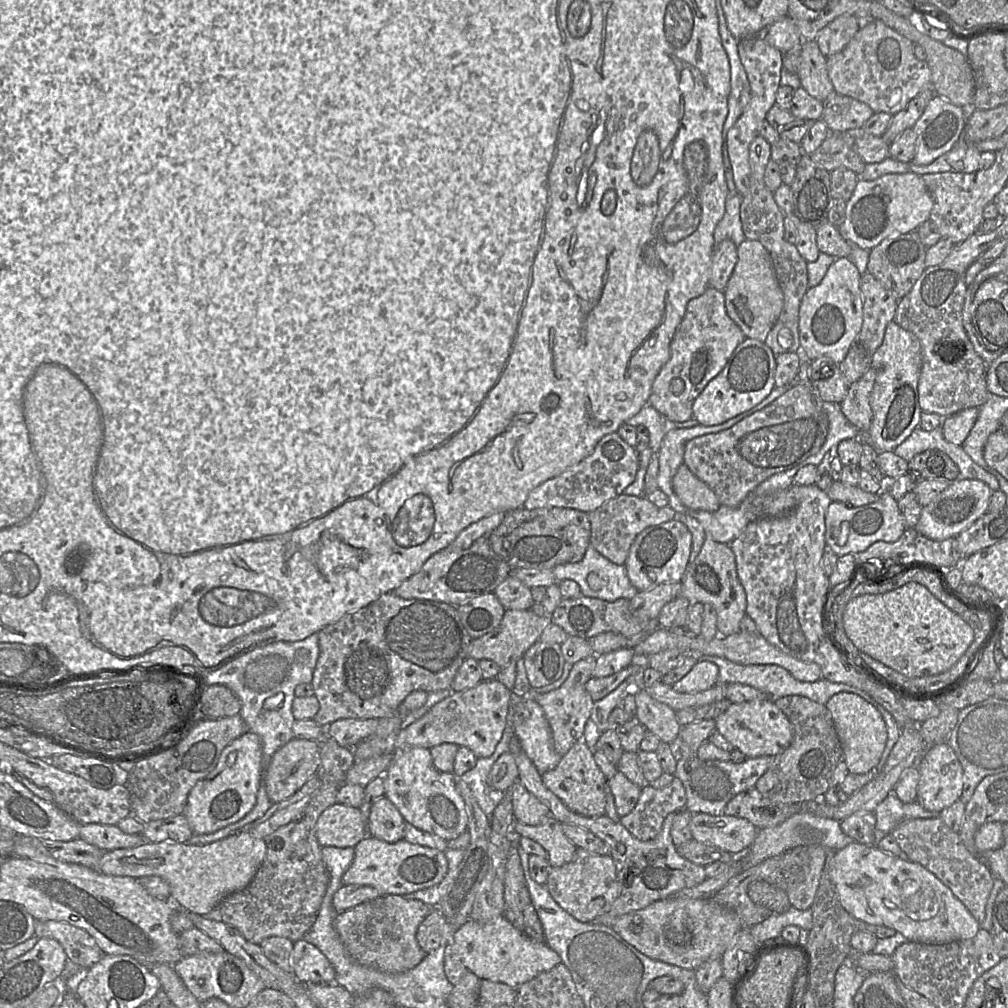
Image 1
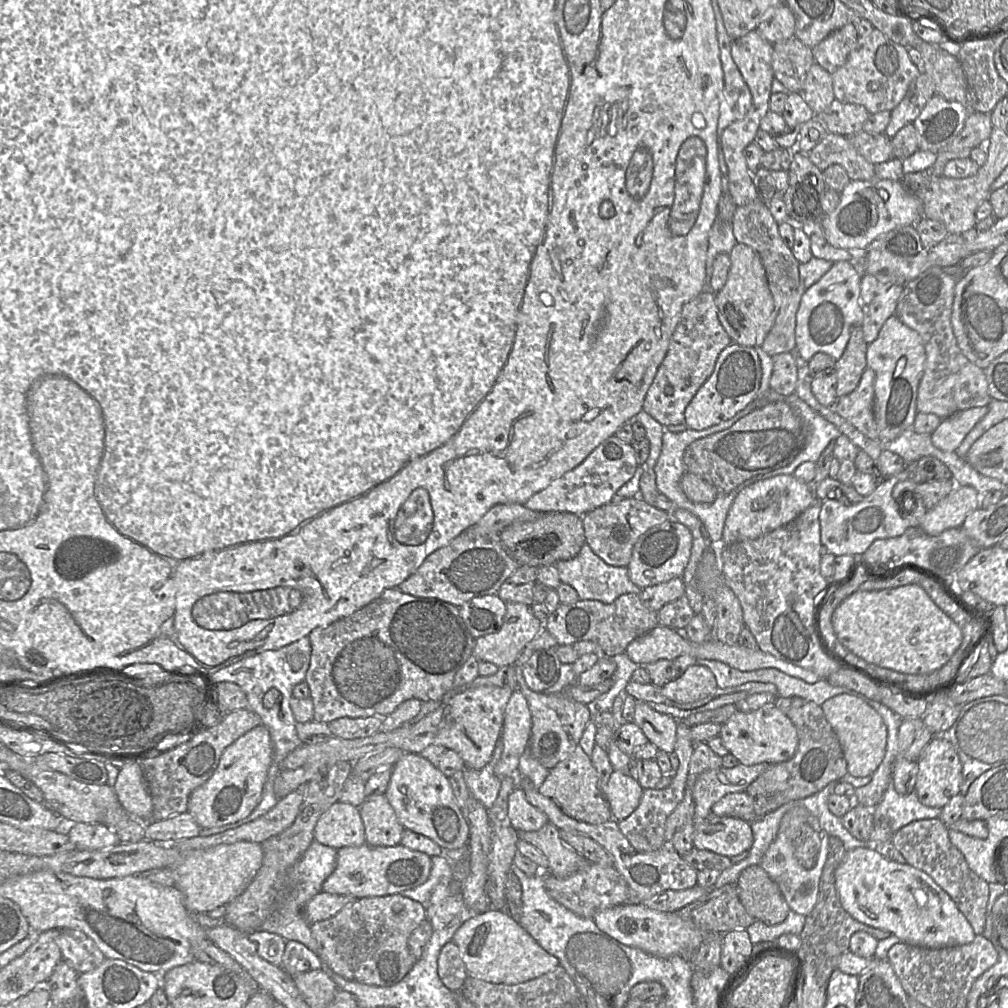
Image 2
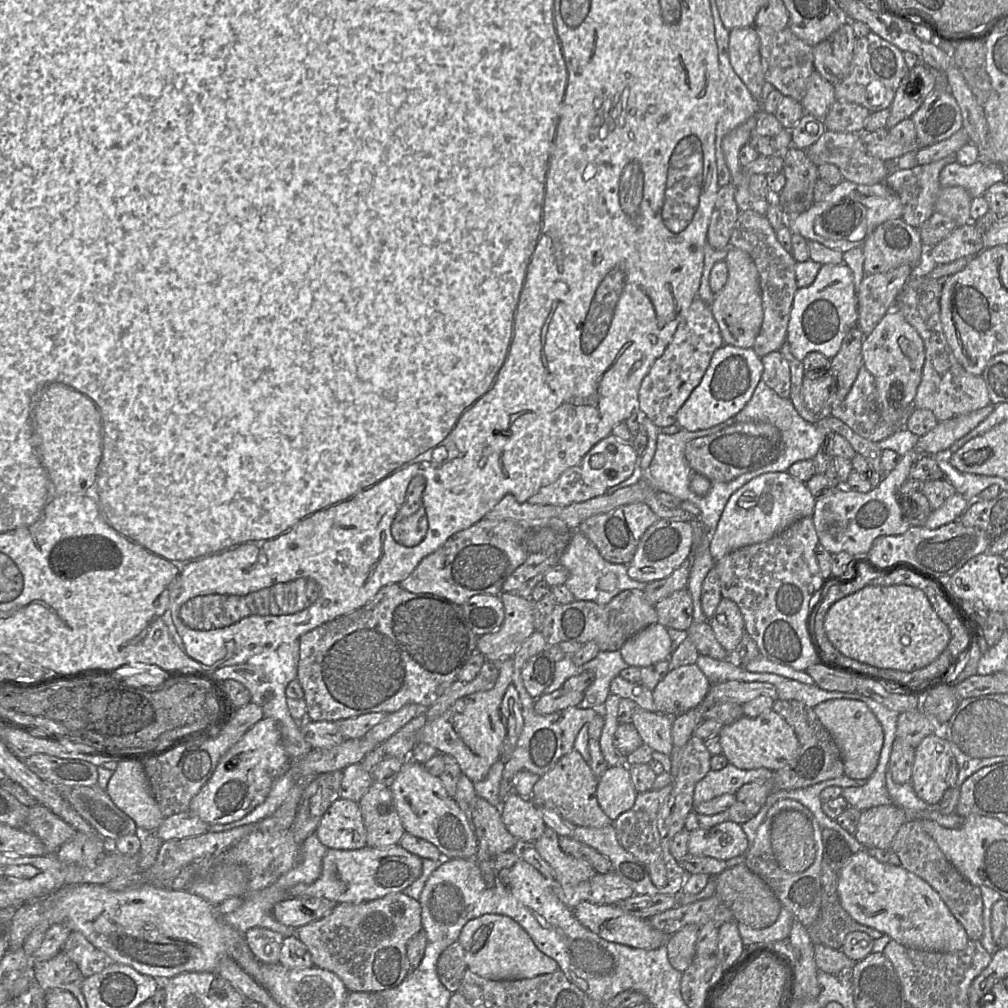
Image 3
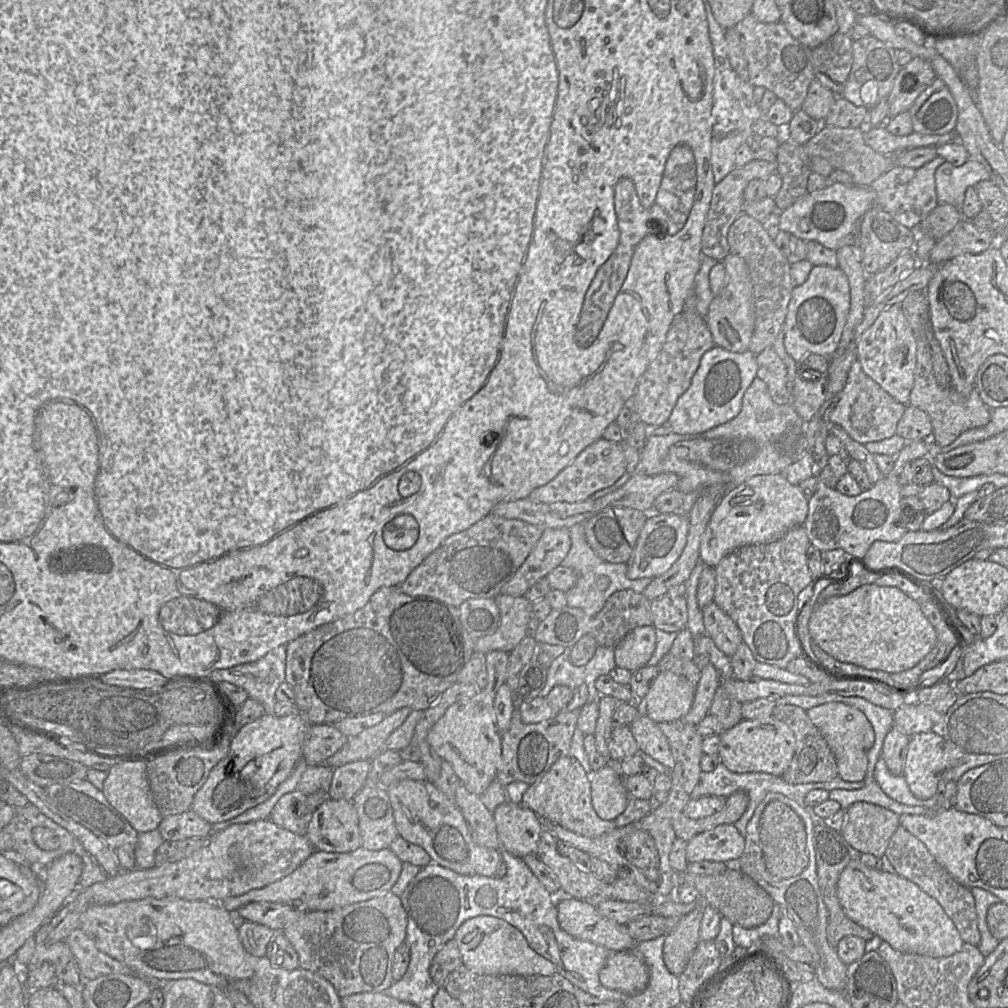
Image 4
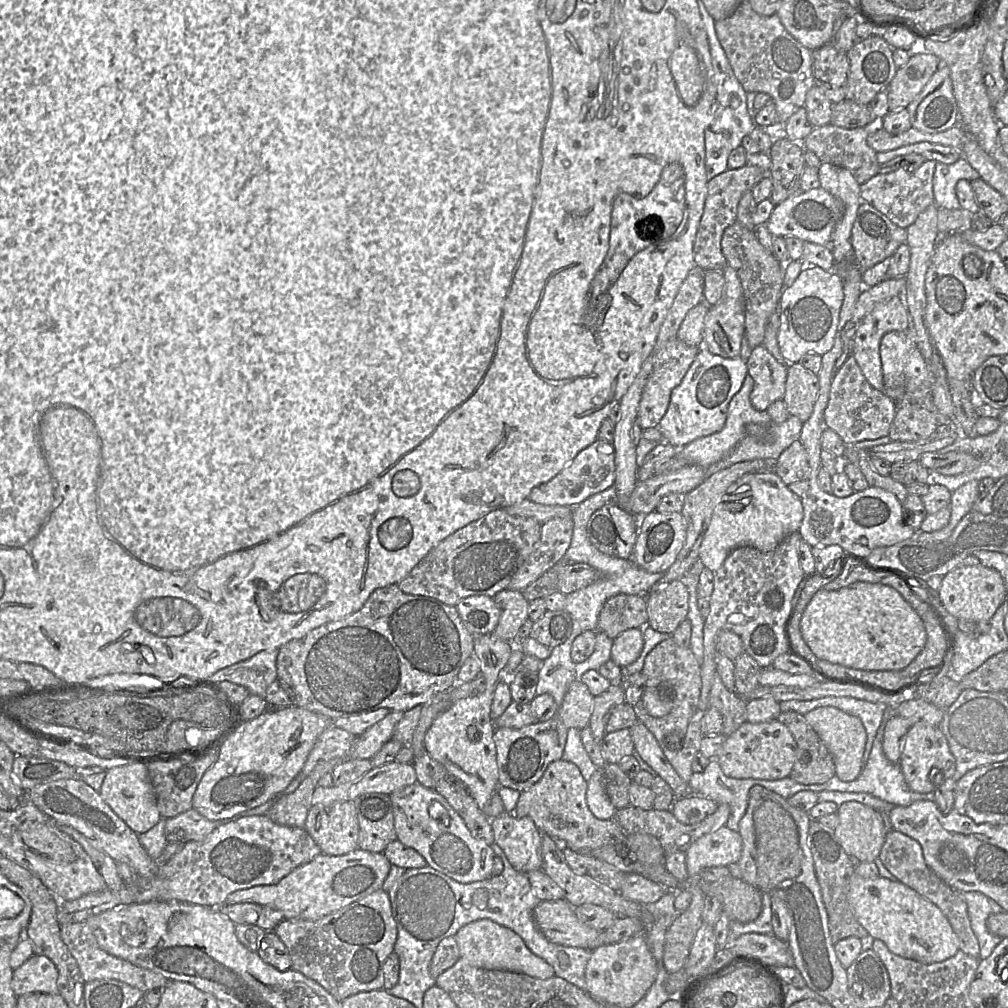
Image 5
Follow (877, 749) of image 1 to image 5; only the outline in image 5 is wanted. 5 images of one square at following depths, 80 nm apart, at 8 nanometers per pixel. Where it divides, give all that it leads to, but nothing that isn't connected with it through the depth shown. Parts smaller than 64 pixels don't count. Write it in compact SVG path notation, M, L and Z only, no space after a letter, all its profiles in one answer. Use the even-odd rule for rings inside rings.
M831 706L816 708L804 716L806 722L831 753L837 777L844 782L851 782L858 778L864 767L863 754L867 741L867 733L862 721L856 716Z

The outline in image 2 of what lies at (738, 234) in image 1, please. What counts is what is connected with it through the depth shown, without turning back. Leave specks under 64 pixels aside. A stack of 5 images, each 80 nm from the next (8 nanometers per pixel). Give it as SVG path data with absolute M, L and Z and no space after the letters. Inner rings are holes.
M717 216L710 230L703 292L713 292L711 289L711 276L716 256L720 253L730 254L737 243L733 233L732 222L720 221Z

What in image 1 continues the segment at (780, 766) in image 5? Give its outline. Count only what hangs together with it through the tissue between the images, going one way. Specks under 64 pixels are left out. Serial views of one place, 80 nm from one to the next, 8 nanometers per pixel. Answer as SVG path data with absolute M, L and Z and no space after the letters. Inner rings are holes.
M756 699L743 703L731 703L728 709L715 719L716 730L741 751L747 758L772 756L786 750L793 739L793 727L786 715L768 699Z

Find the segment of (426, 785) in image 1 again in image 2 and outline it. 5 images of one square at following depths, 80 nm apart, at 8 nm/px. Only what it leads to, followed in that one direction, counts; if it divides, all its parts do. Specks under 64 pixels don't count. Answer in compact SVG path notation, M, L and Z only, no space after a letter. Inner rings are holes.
M404 753L392 766L384 793L404 829L430 838L444 851L467 846L469 824L454 797L449 777L417 753Z

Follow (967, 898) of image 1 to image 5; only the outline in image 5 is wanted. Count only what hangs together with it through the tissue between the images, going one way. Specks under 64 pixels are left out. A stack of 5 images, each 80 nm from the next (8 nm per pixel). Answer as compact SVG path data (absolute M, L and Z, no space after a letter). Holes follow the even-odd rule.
M891 830L886 836L879 858L900 882L931 901L942 911L958 938L959 950L974 958L980 958L979 942L971 928L967 904L962 892L950 887L930 869L924 860L922 847L918 841L899 831Z

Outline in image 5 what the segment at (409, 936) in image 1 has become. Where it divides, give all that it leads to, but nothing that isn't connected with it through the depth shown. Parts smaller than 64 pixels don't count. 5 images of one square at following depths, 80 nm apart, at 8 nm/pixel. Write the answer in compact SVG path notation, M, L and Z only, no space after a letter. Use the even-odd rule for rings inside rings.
M381 889L317 920L283 920L274 932L288 950L291 969L316 981L339 1002L361 992L383 989L383 965L393 953L397 938L389 895Z

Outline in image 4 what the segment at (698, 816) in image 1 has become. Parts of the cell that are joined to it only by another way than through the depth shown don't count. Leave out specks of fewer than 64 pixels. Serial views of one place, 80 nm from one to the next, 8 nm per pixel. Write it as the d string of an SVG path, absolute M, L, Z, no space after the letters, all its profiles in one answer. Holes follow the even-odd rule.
M722 824L695 835L686 848L687 861L727 862L739 859L745 849L745 838L734 824Z

